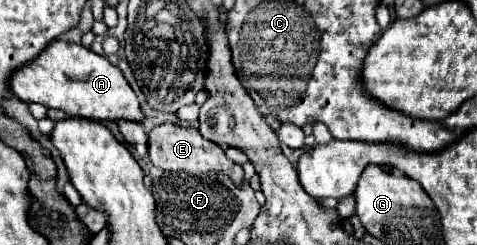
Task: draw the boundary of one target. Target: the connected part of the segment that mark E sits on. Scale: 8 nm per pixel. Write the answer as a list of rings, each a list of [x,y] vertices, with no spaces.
[[[161,123],[149,133],[149,159],[155,167],[163,171],[185,171],[195,177],[219,177],[227,175],[237,187],[241,187],[243,181],[243,169],[241,165],[229,161],[225,157],[225,151],[213,143],[201,137],[197,127],[185,127],[177,123]]]

